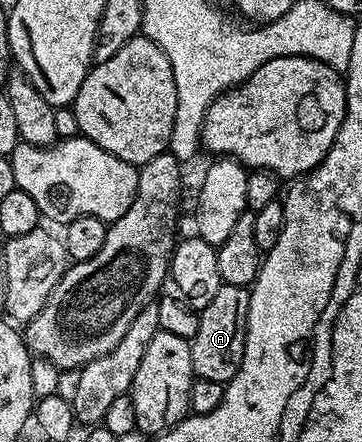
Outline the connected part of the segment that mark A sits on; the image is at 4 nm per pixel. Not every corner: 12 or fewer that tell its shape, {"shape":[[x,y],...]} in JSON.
{"shape":[[224,283],[190,336],[196,376],[226,384],[245,353],[251,292]]}

